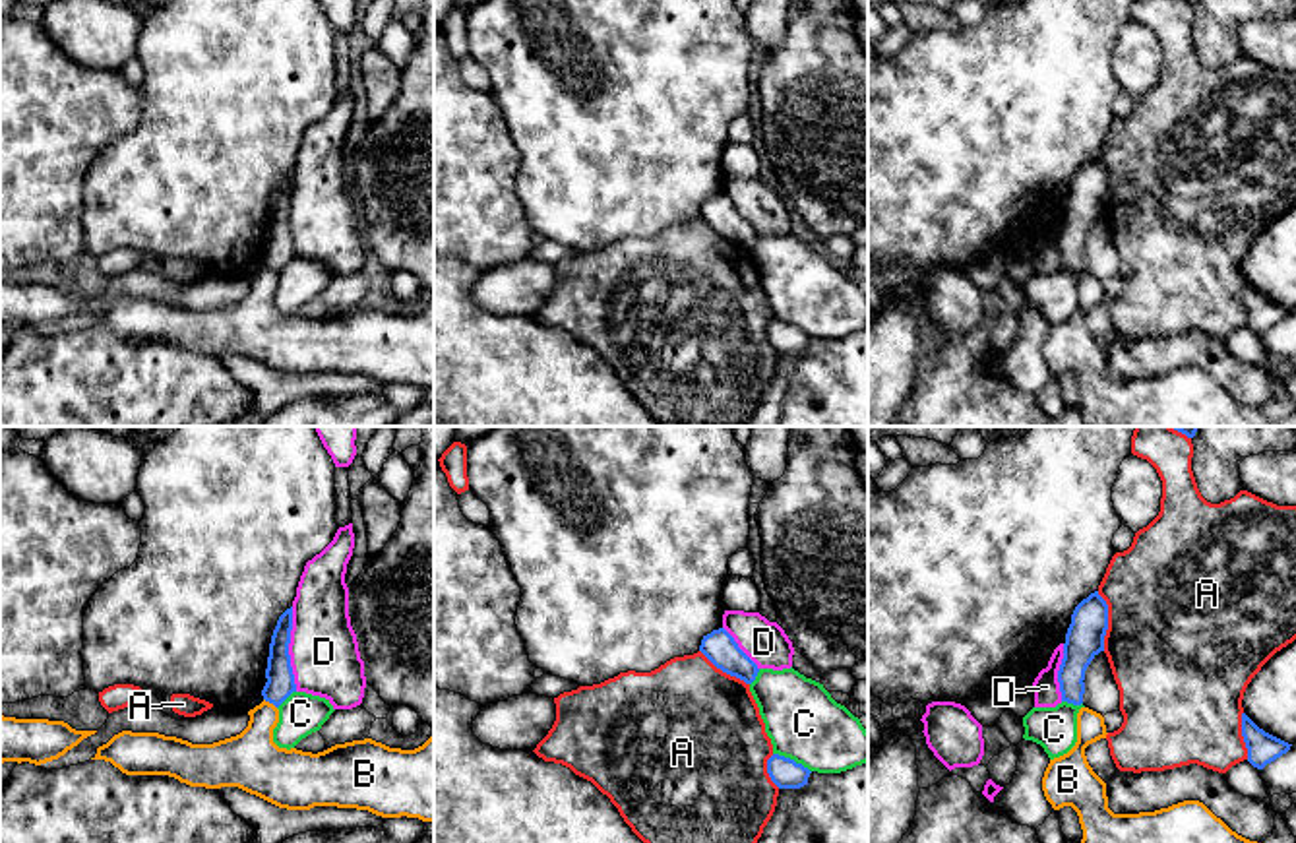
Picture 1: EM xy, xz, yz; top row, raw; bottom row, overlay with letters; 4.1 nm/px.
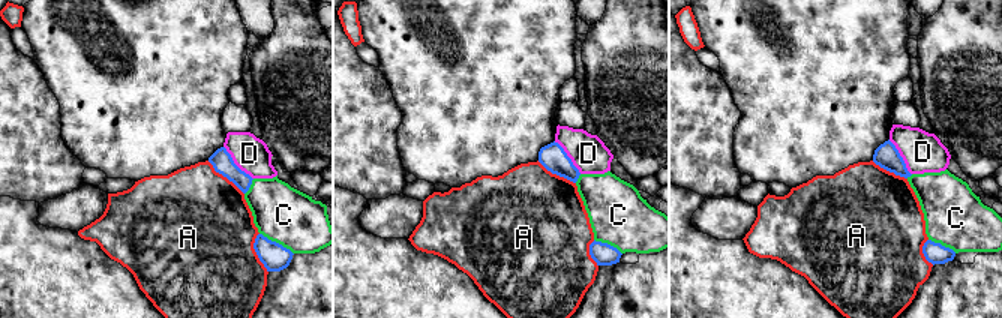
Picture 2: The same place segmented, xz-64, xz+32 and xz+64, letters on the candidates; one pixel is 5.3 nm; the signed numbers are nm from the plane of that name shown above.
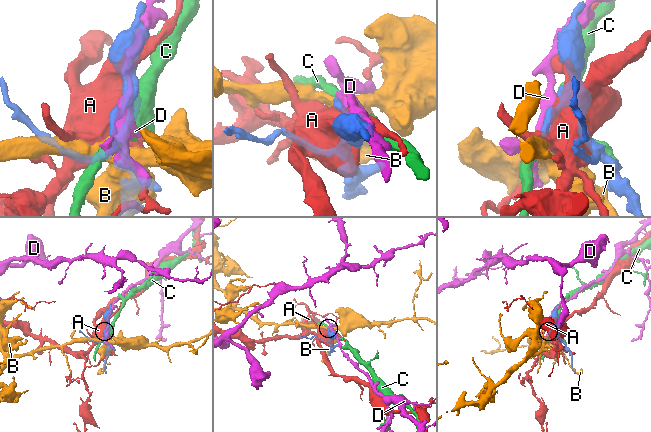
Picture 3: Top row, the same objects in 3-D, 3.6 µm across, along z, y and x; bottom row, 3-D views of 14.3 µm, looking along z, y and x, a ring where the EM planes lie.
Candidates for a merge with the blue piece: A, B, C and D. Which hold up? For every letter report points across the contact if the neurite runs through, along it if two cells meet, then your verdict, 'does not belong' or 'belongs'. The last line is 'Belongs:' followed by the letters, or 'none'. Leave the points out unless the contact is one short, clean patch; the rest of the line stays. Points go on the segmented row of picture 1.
A: does not belong
B: does not belong
C: does not belong
D: does not belong
Belongs: none

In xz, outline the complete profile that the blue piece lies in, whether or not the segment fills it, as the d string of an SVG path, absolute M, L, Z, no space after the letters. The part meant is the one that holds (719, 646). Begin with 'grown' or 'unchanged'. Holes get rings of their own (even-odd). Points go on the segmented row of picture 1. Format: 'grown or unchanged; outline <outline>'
unchanged; outline M713 630L703 636L699 651L723 672L752 684L759 672L757 665L738 647L725 630Z

